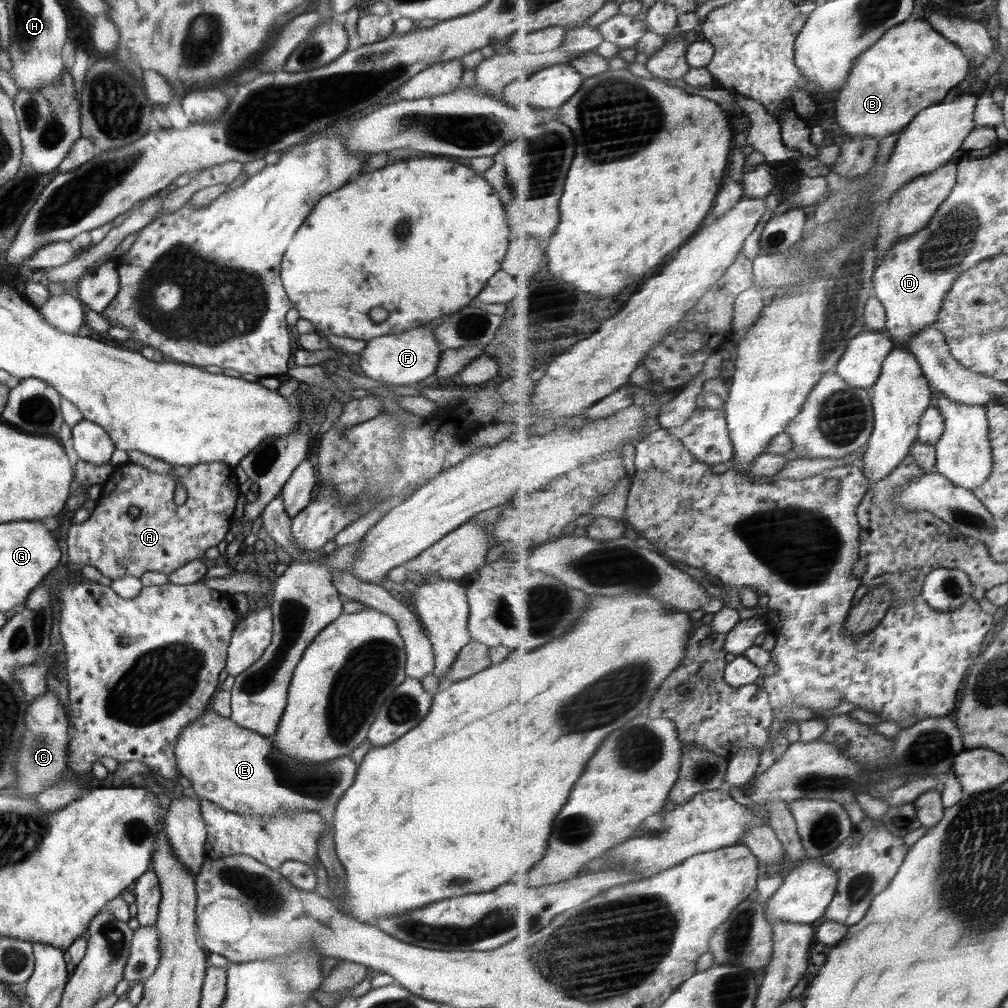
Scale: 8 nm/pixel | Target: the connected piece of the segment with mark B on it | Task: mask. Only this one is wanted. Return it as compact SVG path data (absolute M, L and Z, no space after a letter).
M918 20L900 24L898 28L890 30L874 48L870 48L870 52L866 52L866 56L862 56L862 60L858 60L853 70L837 100L837 120L840 120L842 128L846 128L844 134L890 136L894 132L902 132L902 128L909 126L922 110L942 102L952 88L964 82L970 74L970 58L960 46L936 32L932 24Z

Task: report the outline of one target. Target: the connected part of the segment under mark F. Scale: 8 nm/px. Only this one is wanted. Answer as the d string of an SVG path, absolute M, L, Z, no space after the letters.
M426 324L405 330L400 334L370 339L356 364L359 374L395 386L408 386L432 376L438 368L441 351L438 340L434 338L434 327L436 326Z

